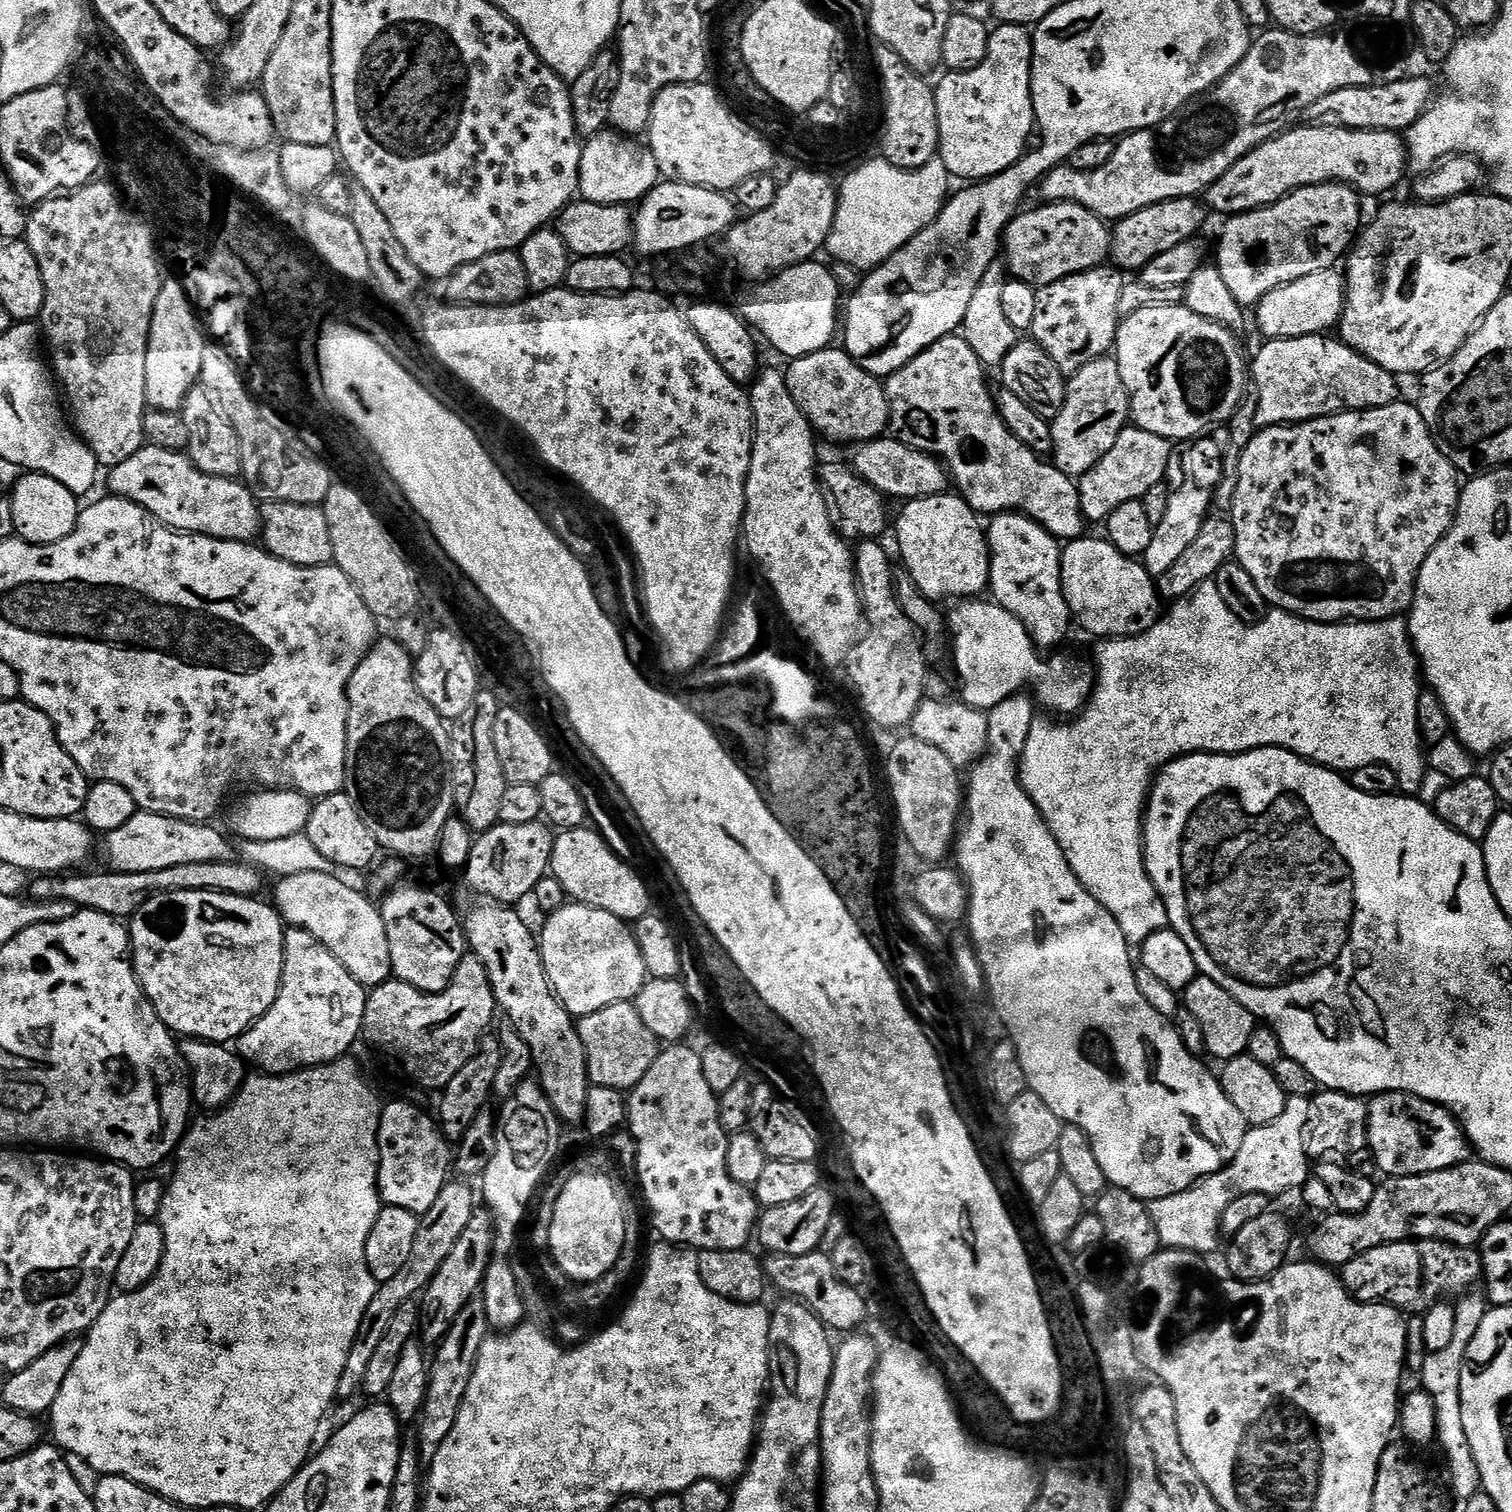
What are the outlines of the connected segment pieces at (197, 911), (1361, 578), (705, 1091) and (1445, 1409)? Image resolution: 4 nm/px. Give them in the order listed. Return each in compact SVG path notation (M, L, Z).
M174 890L173 892L160 892L157 896L151 896L141 908L130 918L127 925L130 937L130 955L132 968L136 971L136 977L140 979L142 990L147 994L148 1000L154 1006L158 1018L177 1037L191 1038L193 1040L209 1040L215 1044L228 1044L239 1041L241 1034L251 1026L258 1018L274 1006L278 998L278 990L282 982L282 970L284 969L284 934L286 925L279 912L271 903L263 904L263 899L251 896L235 896L225 892L203 892L202 890Z
M1397 402L1387 404L1381 408L1371 408L1365 412L1340 412L1336 416L1323 416L1317 420L1303 420L1300 424L1279 424L1273 428L1261 428L1252 437L1252 441L1242 449L1239 456L1238 478L1240 480L1236 484L1236 496L1232 500L1230 509L1230 519L1234 526L1234 538L1236 539L1234 560L1235 563L1242 565L1247 570L1250 578L1254 578L1254 583L1258 586L1258 591L1262 593L1262 598L1269 606L1282 612L1290 612L1294 616L1301 616L1304 620L1313 620L1319 624L1338 624L1341 622L1359 622L1362 620L1389 620L1392 616L1403 617L1411 609L1412 599L1416 593L1416 579L1418 578L1418 574L1422 570L1426 558L1430 558L1434 546L1438 546L1438 542L1442 542L1442 538L1450 530L1450 526L1454 522L1456 511L1460 505L1460 490L1462 487L1461 473L1456 471L1456 467L1450 462L1450 458L1446 458L1446 454L1442 454L1435 436L1433 436L1430 429L1426 426L1424 416L1415 403L1403 404L1403 402Z
M677 1042L671 1046L665 1047L654 1058L654 1066L646 1070L646 1078L638 1082L636 1088L631 1089L628 1101L628 1118L627 1127L630 1129L632 1136L638 1146L638 1162L636 1163L635 1175L640 1176L640 1188L644 1191L644 1200L648 1203L648 1208L652 1211L652 1224L656 1227L656 1232L660 1235L661 1241L667 1242L673 1246L683 1246L688 1250L738 1250L739 1248L748 1248L753 1239L756 1230L756 1221L762 1211L756 1202L756 1193L749 1185L737 1182L728 1169L726 1162L726 1150L730 1133L722 1126L720 1117L720 1102L718 1094L710 1090L710 1082L706 1082L706 1074L702 1074L702 1058L697 1049L687 1048L687 1043Z
M1473 1290L1459 1297L1454 1307L1454 1338L1451 1339L1450 1346L1437 1352L1428 1352L1418 1378L1424 1383L1421 1384L1423 1391L1428 1393L1436 1407L1436 1440L1448 1463L1448 1480L1452 1483L1453 1492L1451 1495L1463 1502L1474 1498L1474 1494L1482 1490L1482 1485L1478 1462L1474 1462L1474 1450L1470 1450L1470 1438L1466 1438L1466 1426L1462 1422L1462 1366L1466 1350L1470 1342L1474 1342L1474 1334L1478 1334L1478 1326L1482 1326L1482 1318L1486 1318L1490 1305L1483 1291Z

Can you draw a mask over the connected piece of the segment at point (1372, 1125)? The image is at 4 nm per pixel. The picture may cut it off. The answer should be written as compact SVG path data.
M1380 1092L1368 1100L1368 1133L1370 1134L1370 1156L1385 1173L1385 1177L1421 1176L1431 1172L1441 1172L1465 1163L1470 1156L1467 1133L1459 1120L1441 1104L1418 1098L1409 1092Z

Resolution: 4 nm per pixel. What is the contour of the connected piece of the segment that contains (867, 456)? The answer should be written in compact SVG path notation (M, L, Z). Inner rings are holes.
M895 438L871 440L869 444L859 445L855 452L856 473L870 482L879 492L884 493L885 497L897 496L900 502L907 502L923 496L938 496L949 491L950 473L947 467L930 453L920 452L900 440Z

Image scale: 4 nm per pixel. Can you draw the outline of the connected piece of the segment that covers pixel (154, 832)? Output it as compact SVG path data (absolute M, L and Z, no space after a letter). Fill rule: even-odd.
M137 811L130 822L107 833L104 856L114 872L157 872L170 866L190 866L190 862L230 862L236 860L238 848L211 823L195 824L182 818L170 818L153 812Z

